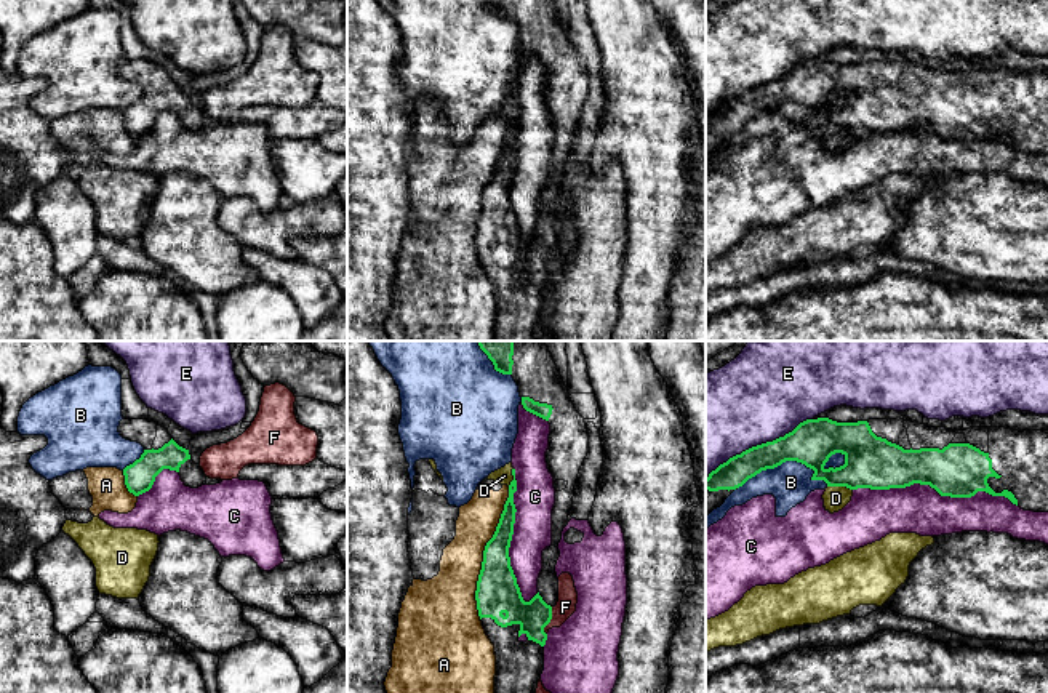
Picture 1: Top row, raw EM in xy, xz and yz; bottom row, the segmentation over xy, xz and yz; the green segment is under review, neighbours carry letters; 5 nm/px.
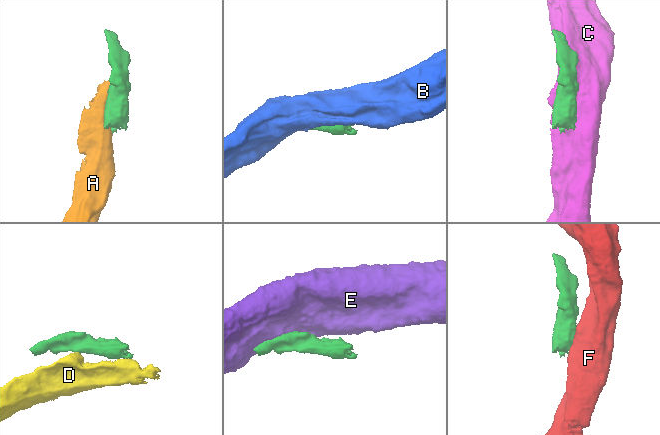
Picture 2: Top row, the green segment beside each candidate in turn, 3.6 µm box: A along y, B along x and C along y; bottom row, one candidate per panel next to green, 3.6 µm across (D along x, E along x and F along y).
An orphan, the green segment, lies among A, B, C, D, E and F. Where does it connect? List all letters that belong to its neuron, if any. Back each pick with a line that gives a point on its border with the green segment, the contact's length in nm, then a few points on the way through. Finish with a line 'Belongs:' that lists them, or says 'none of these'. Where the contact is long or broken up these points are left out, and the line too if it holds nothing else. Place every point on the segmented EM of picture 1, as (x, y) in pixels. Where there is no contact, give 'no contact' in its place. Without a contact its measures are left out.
Belongs: none of these

